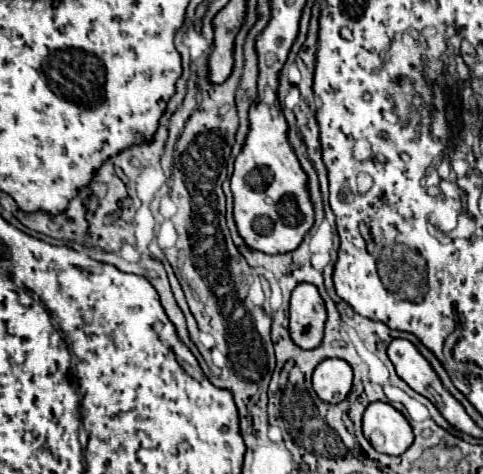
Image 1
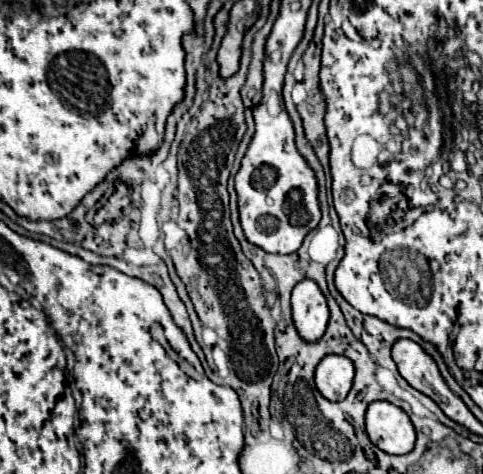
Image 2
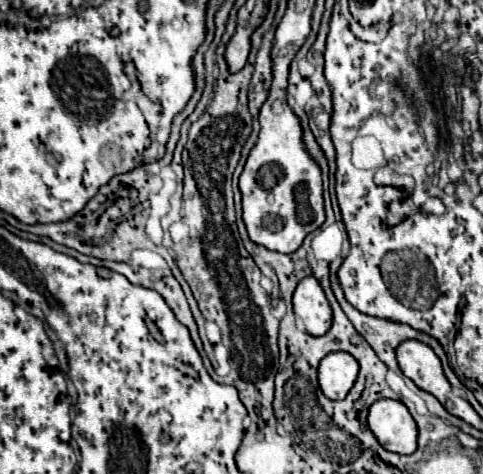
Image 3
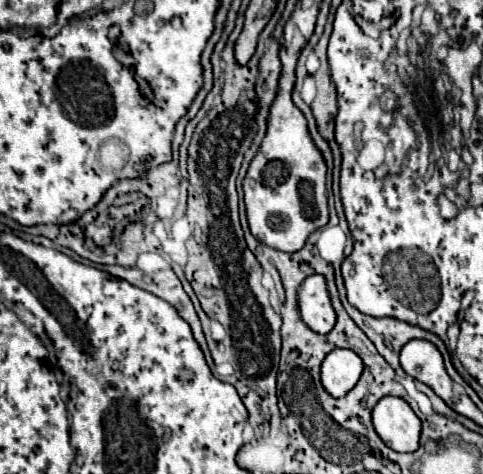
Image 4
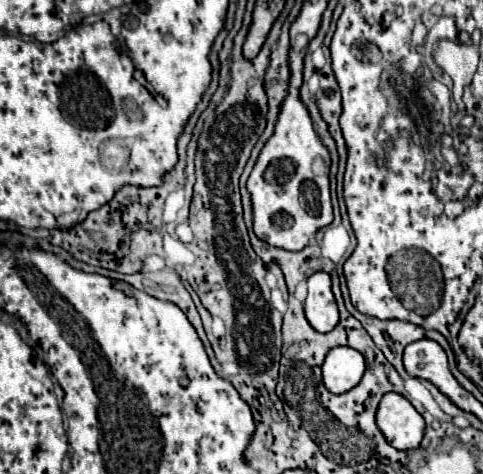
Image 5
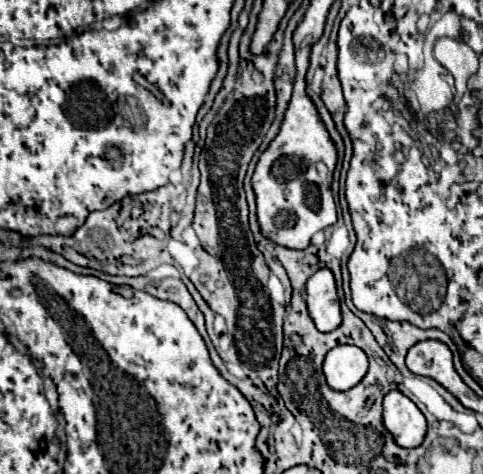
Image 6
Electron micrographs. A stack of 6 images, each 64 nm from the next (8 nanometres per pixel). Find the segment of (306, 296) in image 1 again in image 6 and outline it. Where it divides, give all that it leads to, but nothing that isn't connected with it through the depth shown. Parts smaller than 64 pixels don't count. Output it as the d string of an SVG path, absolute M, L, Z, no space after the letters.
M328 268L318 270L306 282L308 286L308 314L320 332L332 332L340 326L340 300L336 294L336 282Z

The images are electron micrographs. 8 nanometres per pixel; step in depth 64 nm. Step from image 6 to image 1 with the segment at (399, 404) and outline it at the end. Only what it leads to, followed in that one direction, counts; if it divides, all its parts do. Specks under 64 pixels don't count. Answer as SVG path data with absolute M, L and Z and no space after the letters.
M372 402L366 408L362 418L362 430L366 440L370 440L370 444L372 444L372 432L374 430L380 432L384 442L372 446L382 454L392 454L392 456L404 454L414 440L408 420L386 402Z

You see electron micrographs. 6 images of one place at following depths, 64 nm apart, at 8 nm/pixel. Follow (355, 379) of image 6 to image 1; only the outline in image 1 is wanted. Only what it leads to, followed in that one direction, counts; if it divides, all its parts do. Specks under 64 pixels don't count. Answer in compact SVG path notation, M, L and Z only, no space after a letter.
M342 358L322 360L312 376L312 388L328 404L342 402L352 388L352 368Z

